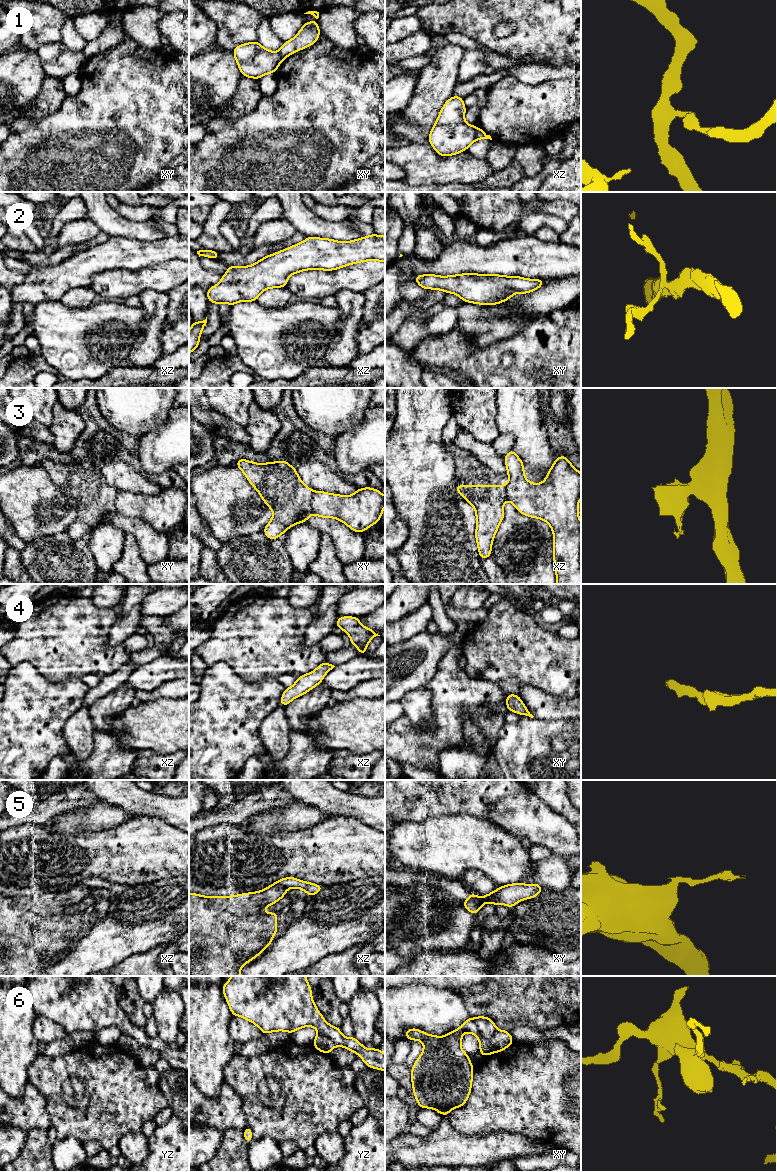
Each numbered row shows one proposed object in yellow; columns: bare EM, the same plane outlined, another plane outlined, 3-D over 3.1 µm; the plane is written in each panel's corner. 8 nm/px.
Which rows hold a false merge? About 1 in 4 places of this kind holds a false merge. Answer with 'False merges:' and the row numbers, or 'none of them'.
False merges: 1, 3, 5, 6

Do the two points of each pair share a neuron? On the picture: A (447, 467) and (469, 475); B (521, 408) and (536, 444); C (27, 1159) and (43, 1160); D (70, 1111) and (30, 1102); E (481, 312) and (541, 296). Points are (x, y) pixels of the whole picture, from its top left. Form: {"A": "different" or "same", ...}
{"A": "different", "B": "same", "C": "same", "D": "different", "E": "same"}

